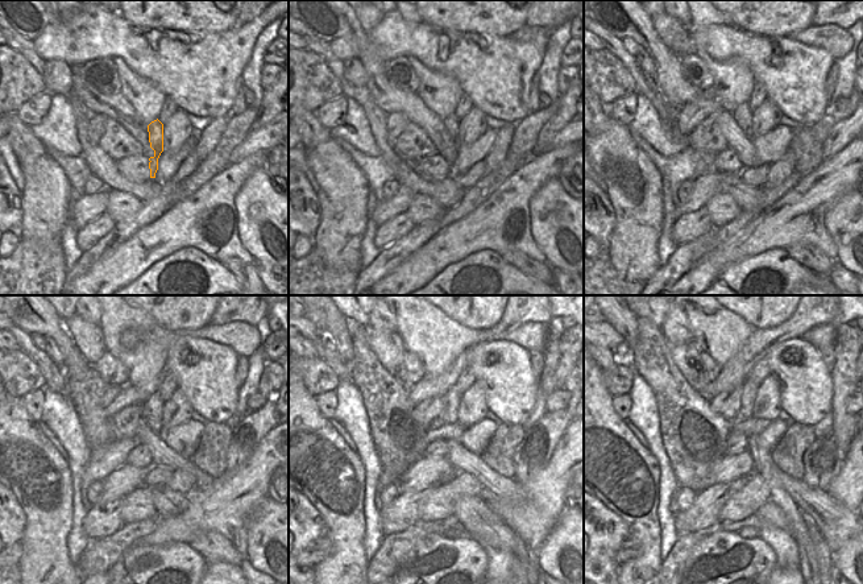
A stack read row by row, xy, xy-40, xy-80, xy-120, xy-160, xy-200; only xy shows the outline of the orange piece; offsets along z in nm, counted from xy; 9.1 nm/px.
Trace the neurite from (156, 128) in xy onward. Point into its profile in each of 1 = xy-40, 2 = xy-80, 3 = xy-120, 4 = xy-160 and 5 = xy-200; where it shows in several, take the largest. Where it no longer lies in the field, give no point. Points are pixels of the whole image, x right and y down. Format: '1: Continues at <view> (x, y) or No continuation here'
1: Continues at xy-40 (451, 123)
2: Continues at xy-80 (743, 115)
3: Continues at xy-120 (153, 408)
4: Continues at xy-160 (449, 414)
5: Continues at xy-200 (750, 388).

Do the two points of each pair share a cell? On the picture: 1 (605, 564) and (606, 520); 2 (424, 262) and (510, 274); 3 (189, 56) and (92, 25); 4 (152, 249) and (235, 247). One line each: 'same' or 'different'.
1: same
2: different
3: same
4: same

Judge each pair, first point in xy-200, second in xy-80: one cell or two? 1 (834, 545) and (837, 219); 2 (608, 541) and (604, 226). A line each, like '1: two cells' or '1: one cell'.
1: two cells
2: one cell

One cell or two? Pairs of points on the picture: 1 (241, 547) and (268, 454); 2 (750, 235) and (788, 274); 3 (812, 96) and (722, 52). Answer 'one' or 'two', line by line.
1: one
2: two
3: one

